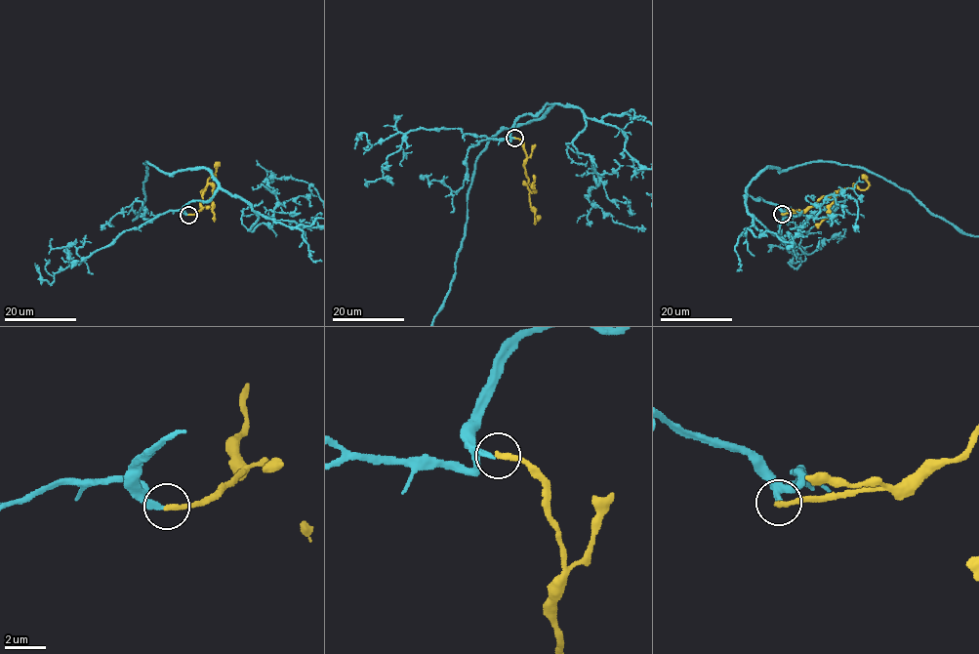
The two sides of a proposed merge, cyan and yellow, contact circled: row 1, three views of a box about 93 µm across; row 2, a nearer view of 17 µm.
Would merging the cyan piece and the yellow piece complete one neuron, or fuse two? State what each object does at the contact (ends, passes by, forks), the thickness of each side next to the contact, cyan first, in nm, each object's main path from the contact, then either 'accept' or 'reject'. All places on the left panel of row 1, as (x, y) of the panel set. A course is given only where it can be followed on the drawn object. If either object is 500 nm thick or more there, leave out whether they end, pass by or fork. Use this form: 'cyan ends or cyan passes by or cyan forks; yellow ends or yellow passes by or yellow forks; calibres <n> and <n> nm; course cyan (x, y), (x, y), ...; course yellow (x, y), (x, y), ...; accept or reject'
cyan ends; yellow ends; calibres 240 and 280 nm; course yellow (188, 215), (203, 207), (203, 193), (209, 179), (216, 177), (216, 166), (219, 162); reject

